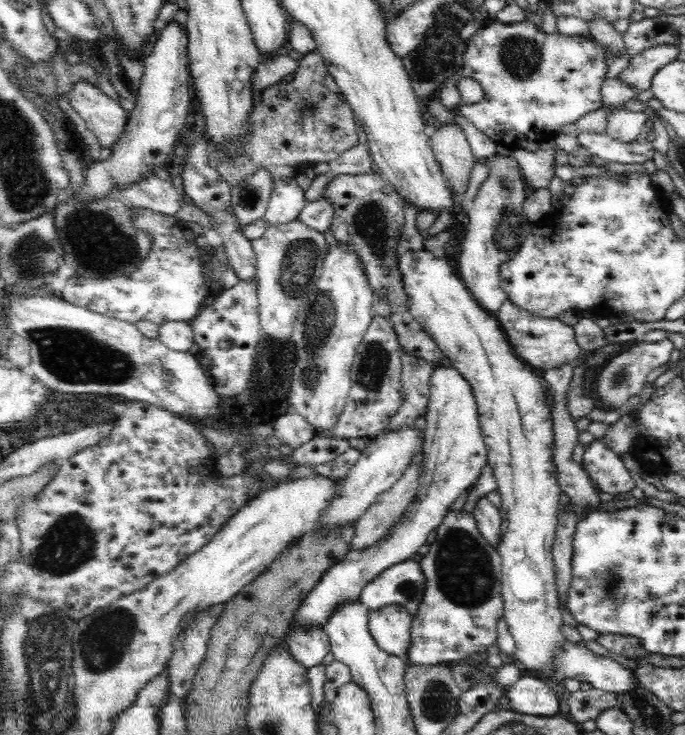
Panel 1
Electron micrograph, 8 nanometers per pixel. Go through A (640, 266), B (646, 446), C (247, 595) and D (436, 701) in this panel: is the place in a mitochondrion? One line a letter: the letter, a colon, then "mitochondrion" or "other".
A: other
B: other
C: other
D: mitochondrion

